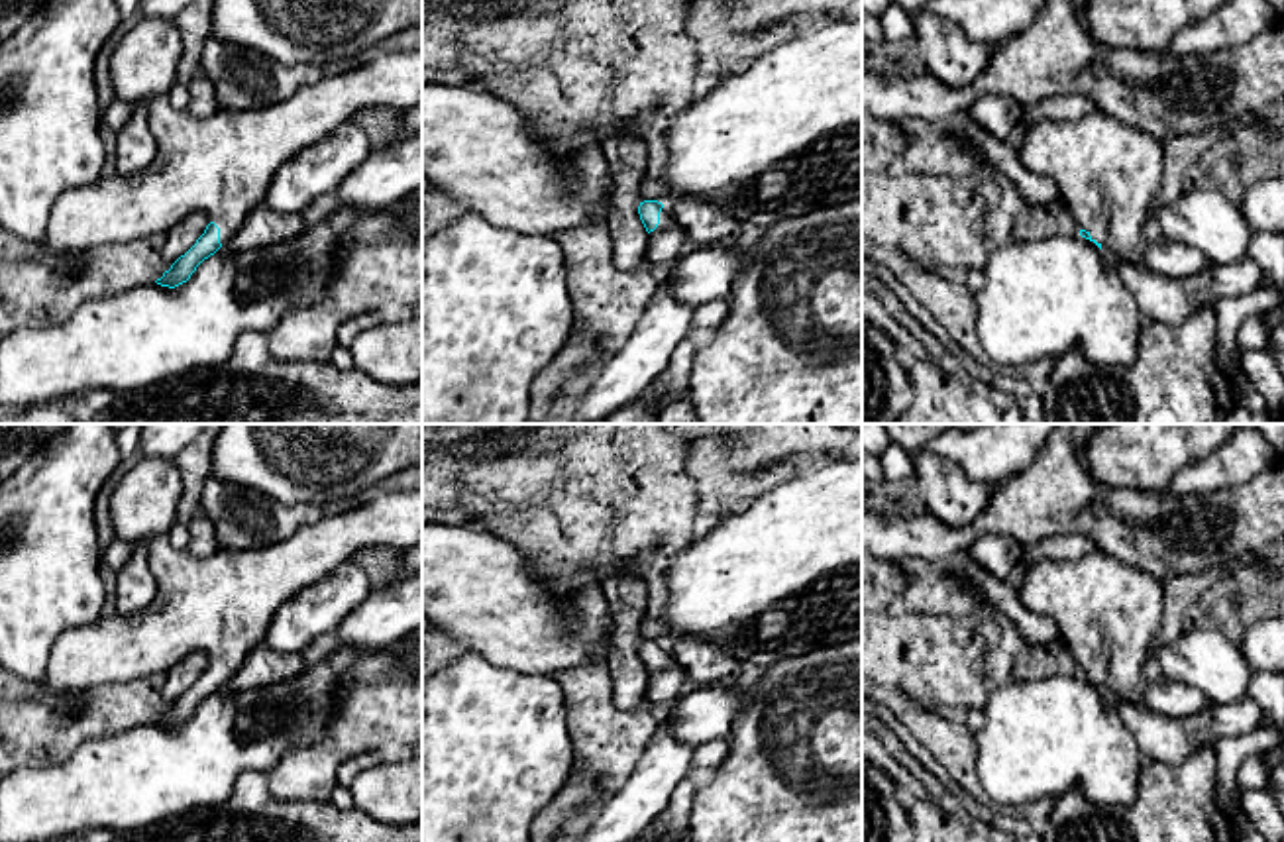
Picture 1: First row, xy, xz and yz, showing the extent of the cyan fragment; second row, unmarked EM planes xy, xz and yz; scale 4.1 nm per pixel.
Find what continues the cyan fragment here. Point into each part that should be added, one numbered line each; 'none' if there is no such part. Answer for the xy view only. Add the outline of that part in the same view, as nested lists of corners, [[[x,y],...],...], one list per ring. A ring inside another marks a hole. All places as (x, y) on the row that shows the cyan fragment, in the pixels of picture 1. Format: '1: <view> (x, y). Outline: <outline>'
1: xy (222, 165). Outline: [[[422,43],[412,51],[379,55],[344,75],[304,84],[291,98],[257,110],[220,110],[198,120],[188,110],[173,108],[165,94],[145,100],[145,106],[159,143],[157,157],[135,175],[102,177],[96,184],[63,192],[49,214],[47,243],[37,253],[88,251],[102,243],[167,234],[194,210],[202,210],[220,228],[224,245],[241,230],[251,210],[265,202],[277,169],[293,155],[365,108],[406,112],[422,106]]]

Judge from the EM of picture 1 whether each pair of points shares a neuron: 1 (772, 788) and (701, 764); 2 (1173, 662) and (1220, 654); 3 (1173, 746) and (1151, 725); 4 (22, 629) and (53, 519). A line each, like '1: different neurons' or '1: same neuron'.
1: different neurons
2: same neuron
3: same neuron
4: same neuron

